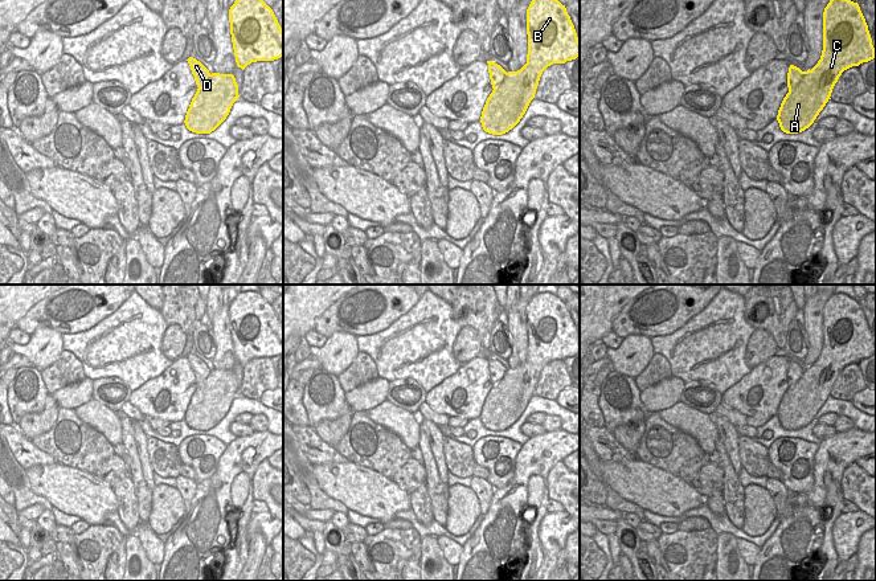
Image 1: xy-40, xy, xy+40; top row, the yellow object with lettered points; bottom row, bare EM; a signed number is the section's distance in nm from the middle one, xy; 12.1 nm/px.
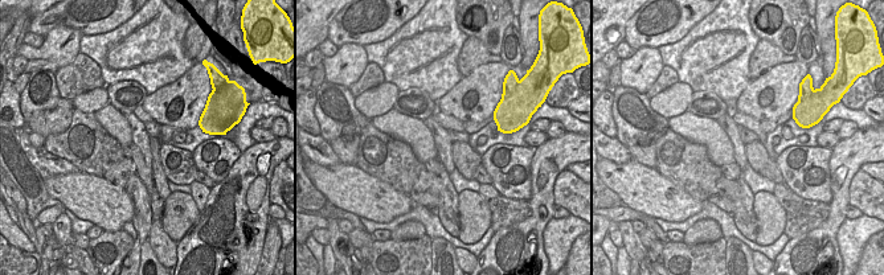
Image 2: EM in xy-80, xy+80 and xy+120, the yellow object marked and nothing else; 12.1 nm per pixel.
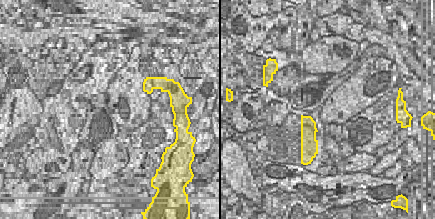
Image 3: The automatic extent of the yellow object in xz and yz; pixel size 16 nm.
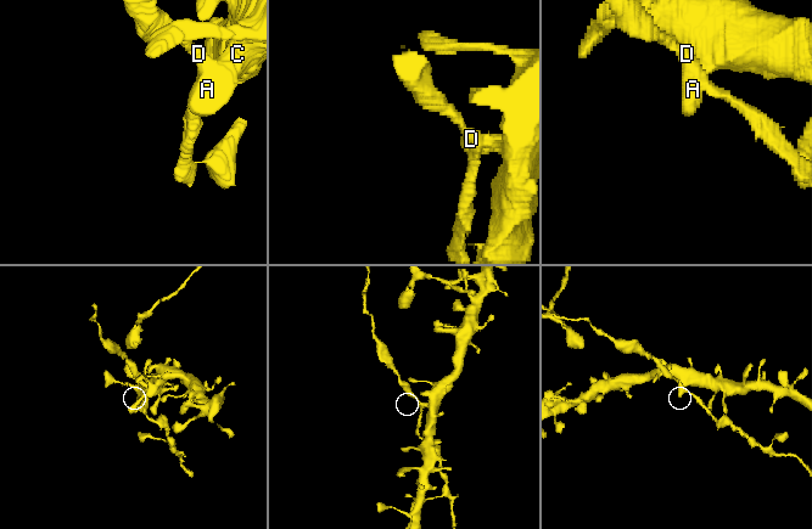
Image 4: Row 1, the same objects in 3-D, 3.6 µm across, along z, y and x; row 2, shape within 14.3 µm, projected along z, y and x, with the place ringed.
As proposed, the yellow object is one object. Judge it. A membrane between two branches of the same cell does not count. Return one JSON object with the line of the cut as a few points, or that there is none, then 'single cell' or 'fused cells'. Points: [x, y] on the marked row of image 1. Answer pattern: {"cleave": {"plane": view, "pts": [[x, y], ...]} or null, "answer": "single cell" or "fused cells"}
{"cleave": {"plane": "xy+40", "pts": [[803, 72], [799, 81], [789, 90]]}, "answer": "fused cells"}

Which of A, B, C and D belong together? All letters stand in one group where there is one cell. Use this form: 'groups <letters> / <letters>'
groups A B C / D

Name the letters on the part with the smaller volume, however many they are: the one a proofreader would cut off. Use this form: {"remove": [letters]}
{"remove": ["D"]}

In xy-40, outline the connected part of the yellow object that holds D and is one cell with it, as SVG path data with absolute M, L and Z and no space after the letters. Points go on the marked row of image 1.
M189 57L187 61L191 66L192 74L195 75L197 87L202 86L210 77L209 70L193 57Z

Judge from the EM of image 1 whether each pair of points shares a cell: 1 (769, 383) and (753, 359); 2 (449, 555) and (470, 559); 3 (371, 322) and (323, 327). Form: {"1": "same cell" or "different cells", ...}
{"1": "different cells", "2": "different cells", "3": "same cell"}

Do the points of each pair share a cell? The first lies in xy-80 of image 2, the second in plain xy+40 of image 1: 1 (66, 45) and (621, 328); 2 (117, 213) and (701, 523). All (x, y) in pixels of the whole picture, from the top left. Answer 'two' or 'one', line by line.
1: two
2: two

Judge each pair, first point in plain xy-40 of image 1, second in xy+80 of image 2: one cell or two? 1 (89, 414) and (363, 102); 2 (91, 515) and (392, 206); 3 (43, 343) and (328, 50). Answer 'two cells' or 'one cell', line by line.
1: two cells
2: one cell
3: two cells

